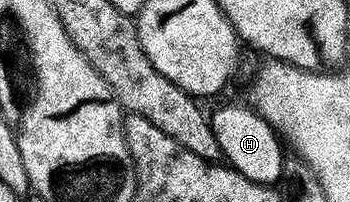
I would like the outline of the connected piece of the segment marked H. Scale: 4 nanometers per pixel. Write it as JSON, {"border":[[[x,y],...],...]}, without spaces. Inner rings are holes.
{"border":[[[223,104],[215,113],[210,113],[211,129],[217,138],[217,146],[223,151],[223,160],[253,182],[278,185],[283,180],[285,155],[285,149],[279,145],[280,133],[254,108],[243,104]]]}

